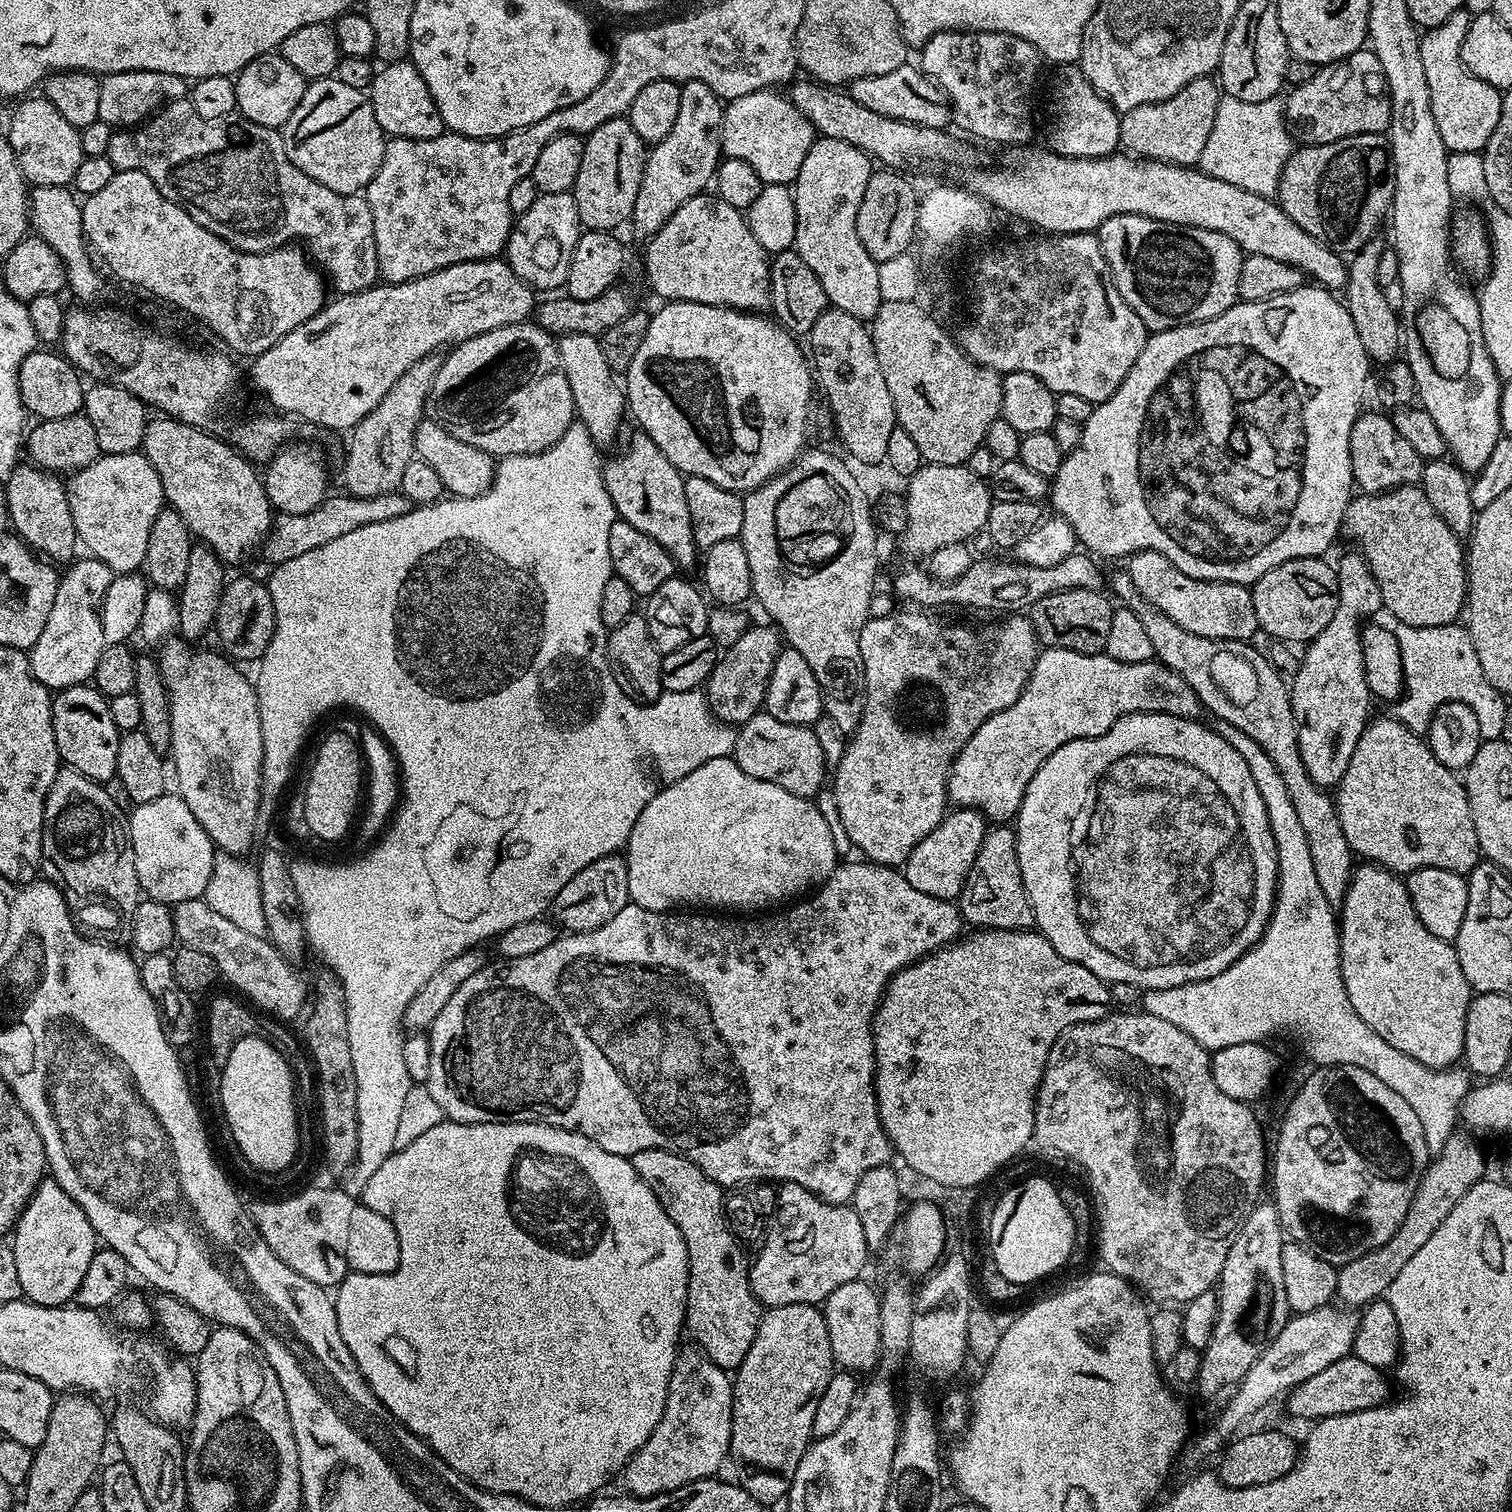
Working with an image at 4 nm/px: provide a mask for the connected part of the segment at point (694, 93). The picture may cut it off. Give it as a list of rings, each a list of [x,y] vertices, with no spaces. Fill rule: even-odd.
[[[685,81],[680,86],[680,108],[670,132],[653,145],[644,161],[630,228],[642,240],[651,239],[689,198],[701,195],[713,181],[722,156],[720,136],[723,103],[705,83]]]

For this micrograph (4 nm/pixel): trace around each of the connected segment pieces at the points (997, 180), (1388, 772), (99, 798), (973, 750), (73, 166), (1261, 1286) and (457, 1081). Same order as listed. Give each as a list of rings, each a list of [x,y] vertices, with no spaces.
[[[1012,146],[1007,149],[1008,152],[1004,156],[1004,166],[1000,166],[994,170],[984,170],[976,172],[966,181],[968,191],[973,192],[975,196],[980,196],[993,209],[1001,208],[1004,212],[1010,212],[1014,216],[1025,220],[1028,224],[1033,224],[1033,229],[1039,230],[1044,234],[1063,234],[1065,232],[1090,232],[1095,233],[1102,225],[1110,218],[1121,216],[1122,214],[1134,214],[1135,216],[1145,216],[1146,218],[1154,218],[1162,222],[1170,222],[1171,224],[1181,224],[1182,226],[1194,226],[1202,230],[1214,230],[1218,234],[1226,234],[1226,238],[1234,238],[1234,242],[1238,242],[1238,246],[1242,251],[1250,256],[1261,256],[1262,258],[1274,258],[1277,262],[1286,262],[1290,266],[1294,266],[1300,272],[1304,273],[1305,277],[1312,276],[1317,285],[1323,286],[1329,290],[1343,289],[1345,282],[1348,281],[1348,265],[1345,257],[1337,252],[1335,248],[1324,244],[1318,238],[1314,238],[1310,234],[1306,234],[1306,230],[1302,230],[1302,226],[1298,226],[1298,222],[1294,222],[1294,218],[1290,218],[1280,208],[1279,203],[1275,199],[1267,196],[1259,196],[1250,190],[1242,190],[1242,186],[1230,186],[1230,182],[1222,182],[1218,178],[1210,178],[1205,172],[1200,171],[1196,166],[1185,166],[1182,164],[1163,164],[1161,160],[1145,160],[1137,158],[1131,154],[1113,154],[1102,157],[1064,157],[1058,153],[1049,151],[1047,147],[1041,146]]]
[[[1395,718],[1387,719],[1373,719],[1368,727],[1365,728],[1362,738],[1358,738],[1358,746],[1354,746],[1352,764],[1346,770],[1344,777],[1340,779],[1339,785],[1334,792],[1338,822],[1342,822],[1342,834],[1346,834],[1346,842],[1350,846],[1350,850],[1361,861],[1378,864],[1380,867],[1388,869],[1389,872],[1397,874],[1407,874],[1419,868],[1445,868],[1451,872],[1469,874],[1481,862],[1482,853],[1478,838],[1474,834],[1474,822],[1470,814],[1470,802],[1466,798],[1466,790],[1464,789],[1461,777],[1453,769],[1442,766],[1442,762],[1438,762],[1438,758],[1434,758],[1432,749],[1428,747],[1427,743],[1417,733],[1409,730],[1405,724],[1401,724]]]
[[[64,766],[54,778],[46,794],[44,829],[42,830],[42,854],[40,872],[60,889],[68,903],[77,925],[81,929],[93,928],[96,932],[124,932],[132,927],[134,910],[142,899],[141,873],[136,872],[136,856],[132,853],[130,833],[125,813],[120,812],[106,794],[103,783],[86,778],[74,769]]]
[[[1044,648],[1036,657],[1020,697],[1006,706],[1006,710],[986,718],[986,722],[974,730],[966,746],[962,746],[948,778],[949,801],[961,808],[977,809],[992,822],[1011,821],[1020,810],[1030,778],[1034,778],[1038,766],[1042,766],[1042,762],[1050,758],[1058,746],[1106,734],[1106,730],[1110,730],[1118,718],[1132,712],[1165,712],[1190,720],[1201,715],[1202,705],[1194,690],[1190,690],[1180,675],[1155,659],[1131,664],[1118,662],[1103,654],[1091,656],[1065,648]]]
[[[43,95],[21,99],[17,104],[20,105],[13,110],[8,120],[6,135],[25,181],[37,188],[71,185],[74,174],[78,174],[78,166],[82,166],[85,158],[80,129],[70,126],[70,122],[66,122],[66,118],[62,118],[62,114],[58,114],[58,110],[54,110],[54,106]]]
[[[1261,1202],[1248,1215],[1242,1230],[1226,1254],[1226,1266],[1218,1285],[1220,1313],[1210,1342],[1202,1350],[1202,1366],[1198,1377],[1200,1392],[1212,1396],[1223,1388],[1231,1389],[1258,1362],[1262,1350],[1282,1334],[1282,1326],[1290,1318],[1286,1282],[1282,1282],[1282,1250],[1286,1243],[1276,1205]]]
[[[860,862],[864,864],[837,863],[836,869],[826,878],[823,884],[819,885],[811,894],[781,907],[779,910],[769,911],[767,914],[756,914],[751,918],[732,918],[727,920],[724,914],[693,914],[688,910],[673,910],[671,912],[655,912],[646,910],[642,906],[629,902],[624,909],[619,910],[614,918],[605,925],[589,932],[573,932],[561,935],[546,950],[538,950],[538,954],[529,954],[527,958],[514,958],[513,960],[500,960],[499,962],[488,962],[484,968],[478,970],[473,977],[466,978],[450,1000],[443,1007],[438,1018],[434,1018],[432,1027],[427,1033],[430,1042],[430,1074],[426,1081],[429,1094],[438,1102],[443,1115],[449,1121],[457,1124],[549,1124],[562,1130],[570,1130],[590,1138],[590,1142],[598,1142],[602,1150],[610,1150],[610,1154],[627,1156],[631,1158],[638,1154],[638,1150],[666,1150],[694,1162],[704,1173],[721,1186],[739,1186],[749,1182],[783,1182],[786,1184],[797,1184],[806,1190],[810,1190],[818,1198],[822,1198],[831,1204],[848,1204],[854,1194],[854,1188],[858,1186],[862,1174],[866,1170],[874,1170],[874,1166],[888,1164],[894,1156],[892,1143],[888,1140],[886,1130],[880,1121],[878,1114],[878,1102],[876,1101],[876,1055],[874,1054],[874,1042],[872,1041],[872,1020],[876,1017],[876,1008],[884,997],[884,989],[887,988],[893,976],[901,972],[903,968],[909,968],[931,952],[937,952],[953,940],[960,939],[962,929],[966,921],[960,915],[959,907],[951,900],[942,898],[930,898],[930,894],[922,894],[922,890],[914,890],[910,882],[904,877],[903,871],[886,864],[873,864],[871,862]]]

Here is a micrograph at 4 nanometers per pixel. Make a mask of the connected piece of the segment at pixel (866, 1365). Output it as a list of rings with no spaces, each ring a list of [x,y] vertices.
[[[849,1278],[842,1286],[831,1289],[824,1298],[822,1311],[826,1330],[830,1330],[833,1361],[852,1372],[871,1373],[880,1358],[880,1297],[877,1289],[872,1289],[864,1278]]]

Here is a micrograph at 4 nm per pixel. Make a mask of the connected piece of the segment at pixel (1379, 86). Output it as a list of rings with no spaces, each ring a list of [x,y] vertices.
[[[1361,50],[1350,54],[1347,60],[1317,67],[1310,82],[1297,84],[1291,91],[1286,99],[1286,119],[1295,139],[1304,146],[1338,142],[1338,138],[1367,132],[1384,134],[1392,120],[1382,62],[1378,62],[1371,50]]]

